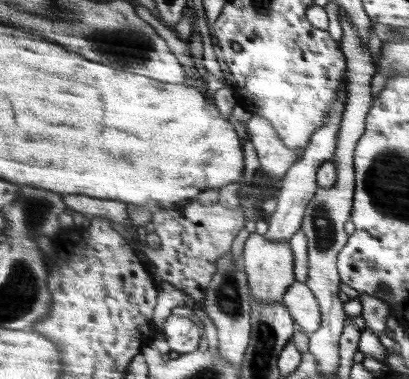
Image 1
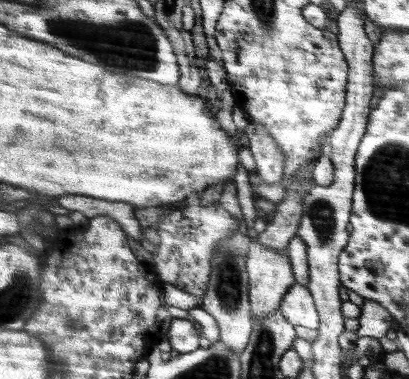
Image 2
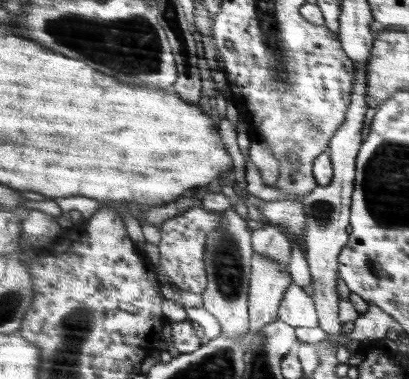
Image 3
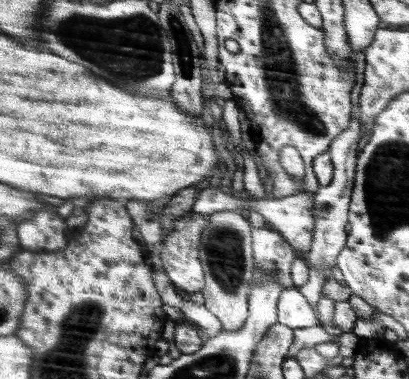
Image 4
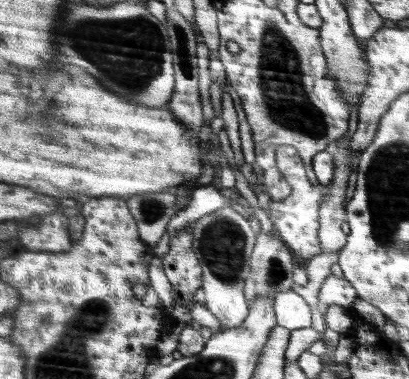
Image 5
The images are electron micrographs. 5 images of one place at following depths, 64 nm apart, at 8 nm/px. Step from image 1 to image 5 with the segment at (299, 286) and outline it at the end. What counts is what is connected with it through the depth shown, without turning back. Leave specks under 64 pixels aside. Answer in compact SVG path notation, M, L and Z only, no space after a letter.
M293 290L281 292L275 298L275 312L279 318L279 326L289 330L311 328L311 306Z

